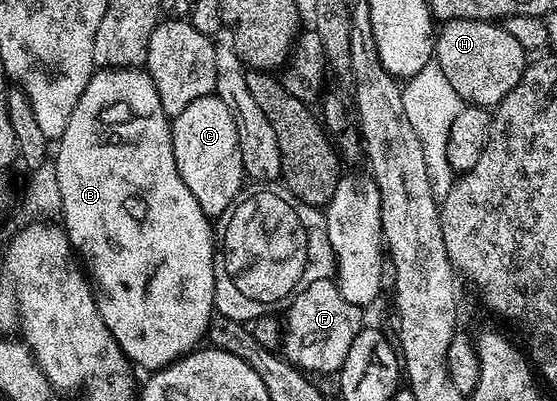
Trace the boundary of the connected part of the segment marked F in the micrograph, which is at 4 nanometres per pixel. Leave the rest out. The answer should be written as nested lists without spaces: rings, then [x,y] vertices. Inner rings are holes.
[[[332,279],[314,281],[314,285],[306,285],[302,293],[287,304],[288,320],[284,319],[282,355],[296,368],[300,368],[304,373],[317,371],[320,375],[328,375],[339,372],[341,365],[346,361],[346,353],[350,353],[350,344],[354,342],[354,337],[359,333],[362,326],[361,308],[355,307],[346,297],[342,297],[339,286]]]

